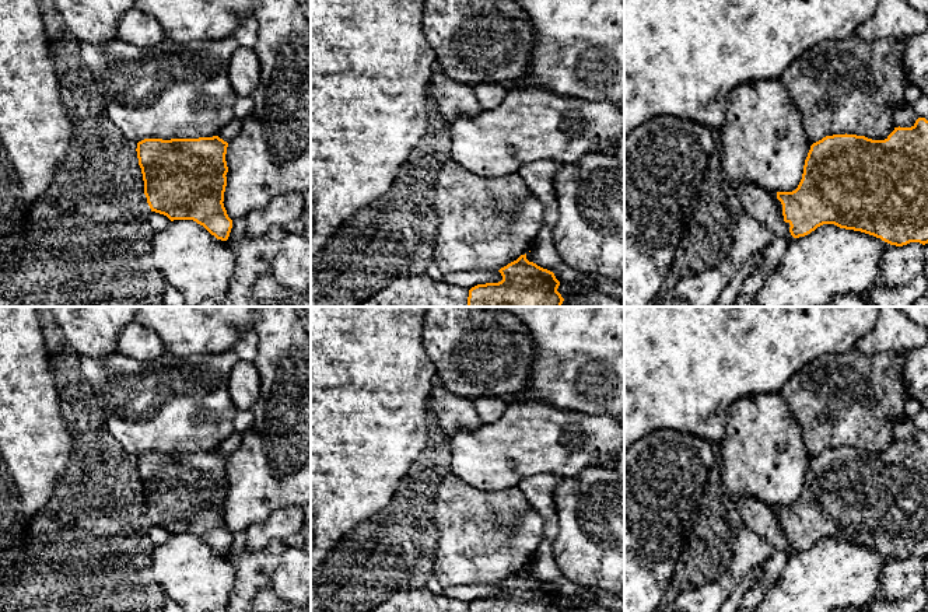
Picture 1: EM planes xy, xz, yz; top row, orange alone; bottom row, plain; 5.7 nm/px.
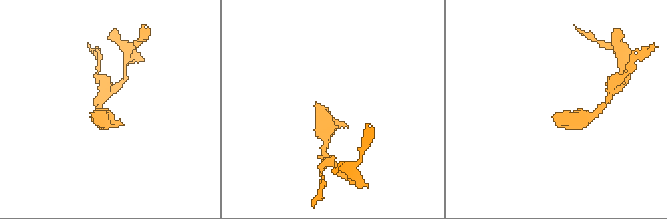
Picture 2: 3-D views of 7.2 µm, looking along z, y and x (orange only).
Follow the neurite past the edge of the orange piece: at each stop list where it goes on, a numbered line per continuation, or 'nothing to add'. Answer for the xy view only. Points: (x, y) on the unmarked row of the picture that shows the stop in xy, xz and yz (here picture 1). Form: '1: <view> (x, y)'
nothing to add

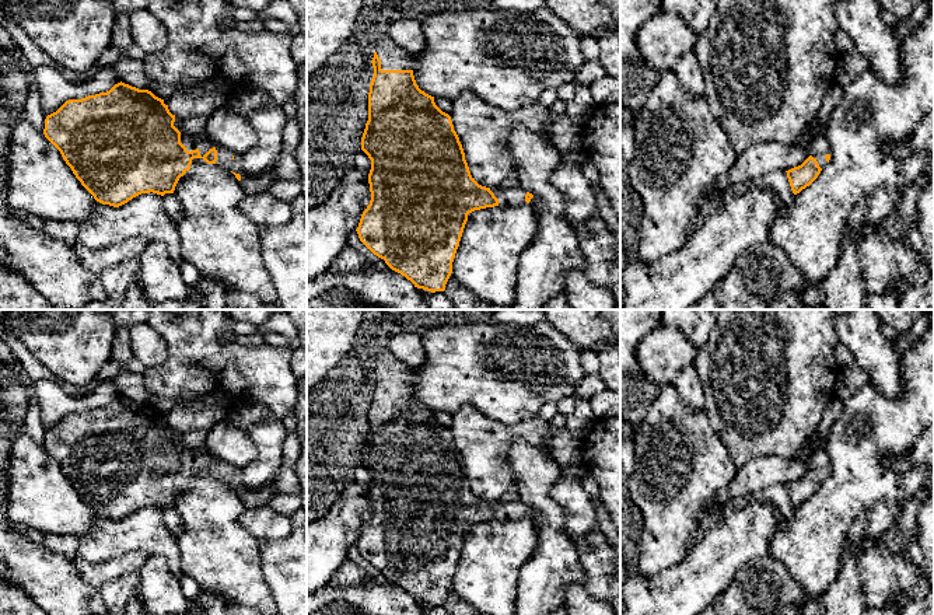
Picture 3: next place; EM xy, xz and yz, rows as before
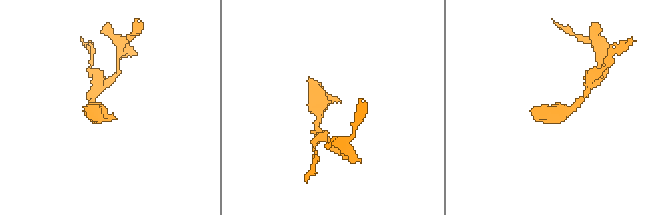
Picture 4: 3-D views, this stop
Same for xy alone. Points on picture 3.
1: xy (261, 496)

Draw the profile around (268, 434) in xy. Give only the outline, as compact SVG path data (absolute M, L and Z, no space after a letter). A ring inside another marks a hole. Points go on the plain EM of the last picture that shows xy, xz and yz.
M270 413L269 417L255 423L248 434L258 448L258 455L242 469L242 475L245 489L255 490L283 467L287 431L283 420Z

